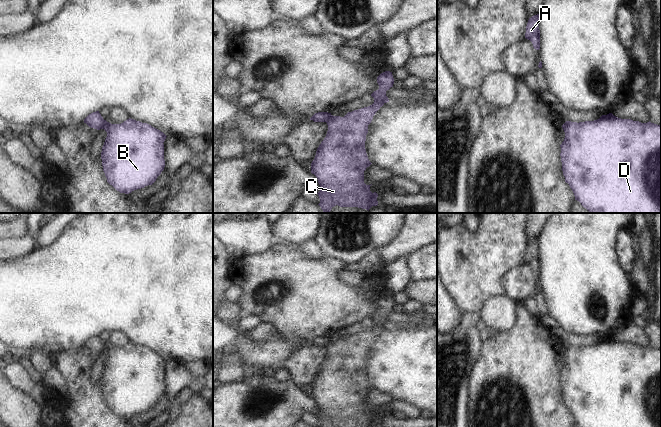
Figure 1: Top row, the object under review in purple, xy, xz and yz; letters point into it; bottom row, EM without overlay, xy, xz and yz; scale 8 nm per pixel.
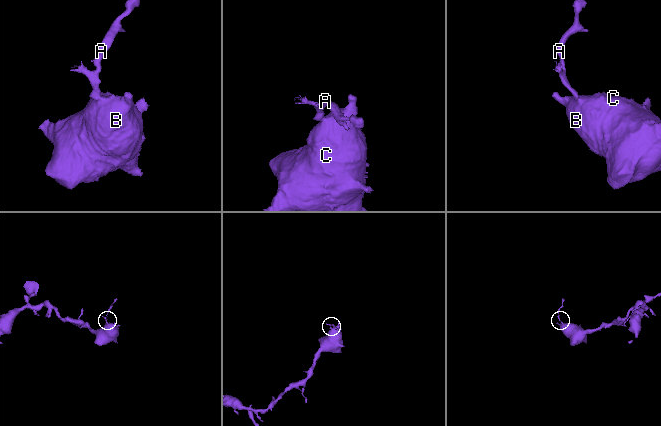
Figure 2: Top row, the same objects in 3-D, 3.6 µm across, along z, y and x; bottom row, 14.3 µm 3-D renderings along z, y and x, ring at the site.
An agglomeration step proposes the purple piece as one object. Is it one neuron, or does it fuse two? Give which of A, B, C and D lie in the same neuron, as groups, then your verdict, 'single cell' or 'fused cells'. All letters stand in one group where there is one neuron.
A / B C D; fused cells

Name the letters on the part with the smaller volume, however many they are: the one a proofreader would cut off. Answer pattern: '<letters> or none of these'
A

